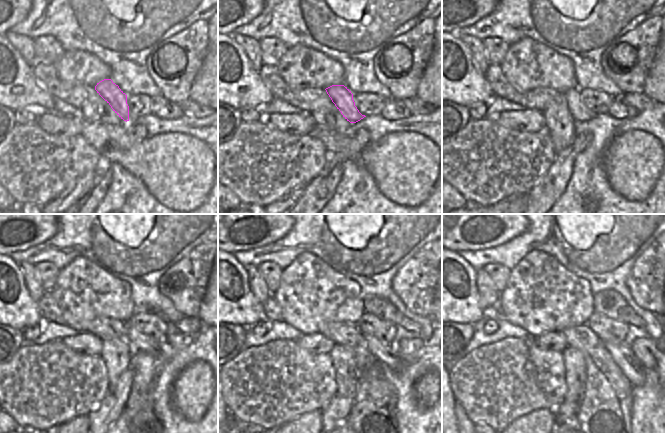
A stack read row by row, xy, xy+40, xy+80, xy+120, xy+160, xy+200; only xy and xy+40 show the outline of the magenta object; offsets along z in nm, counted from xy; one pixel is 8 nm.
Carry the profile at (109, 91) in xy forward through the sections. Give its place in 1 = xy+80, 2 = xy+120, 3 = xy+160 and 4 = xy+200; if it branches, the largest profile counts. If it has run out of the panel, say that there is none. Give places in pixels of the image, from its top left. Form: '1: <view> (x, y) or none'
1: xy+80 (578, 111)
2: xy+120 (138, 341)
3: xy+160 (387, 354)
4: xy+200 (622, 354)

